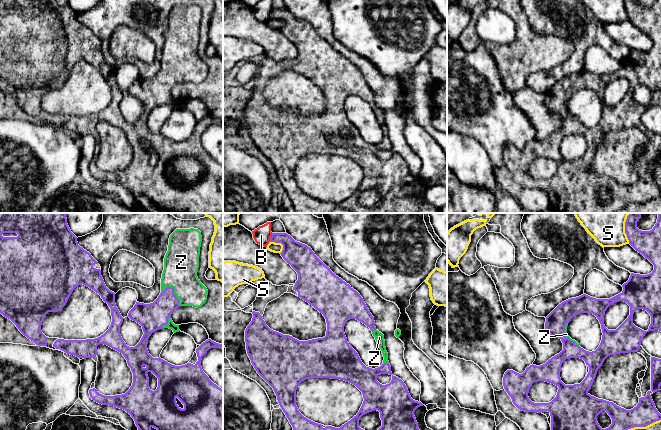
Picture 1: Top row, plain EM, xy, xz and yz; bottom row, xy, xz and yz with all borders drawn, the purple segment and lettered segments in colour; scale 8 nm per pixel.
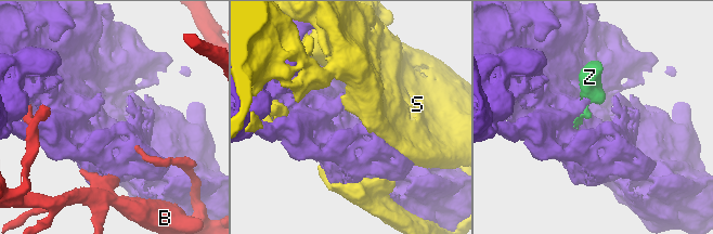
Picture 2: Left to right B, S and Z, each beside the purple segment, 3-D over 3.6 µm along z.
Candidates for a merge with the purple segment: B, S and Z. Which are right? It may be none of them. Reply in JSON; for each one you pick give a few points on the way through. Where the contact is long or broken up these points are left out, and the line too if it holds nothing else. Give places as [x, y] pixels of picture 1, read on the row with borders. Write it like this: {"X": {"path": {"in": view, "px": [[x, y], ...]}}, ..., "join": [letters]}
{"join": ["Z"]}

